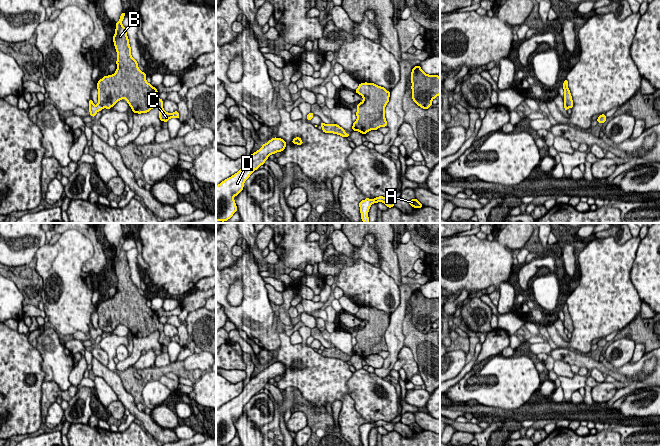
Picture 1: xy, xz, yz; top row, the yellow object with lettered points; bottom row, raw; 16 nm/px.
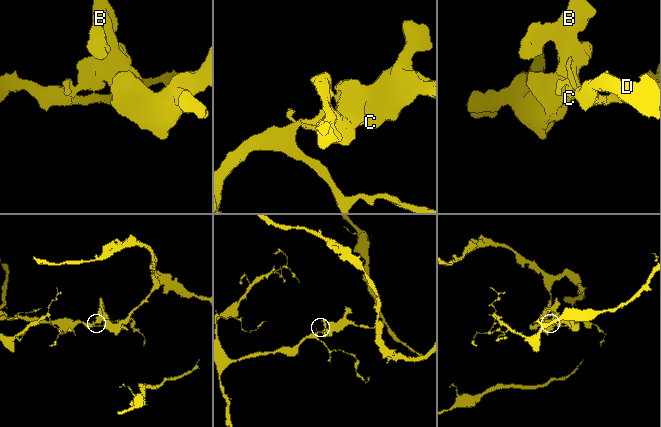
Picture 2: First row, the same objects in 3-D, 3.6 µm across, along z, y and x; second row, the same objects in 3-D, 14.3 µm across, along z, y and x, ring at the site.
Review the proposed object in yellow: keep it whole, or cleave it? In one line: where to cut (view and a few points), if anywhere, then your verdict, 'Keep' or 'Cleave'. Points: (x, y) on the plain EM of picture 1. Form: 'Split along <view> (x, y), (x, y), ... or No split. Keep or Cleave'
Split along xy (98, 326), (103, 331). Cleave

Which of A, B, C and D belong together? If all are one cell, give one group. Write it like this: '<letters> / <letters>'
A D / B C

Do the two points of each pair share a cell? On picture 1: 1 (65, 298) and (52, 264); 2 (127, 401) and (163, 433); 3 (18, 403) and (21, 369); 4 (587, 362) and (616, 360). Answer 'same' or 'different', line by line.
1: same
2: same
3: same
4: different

